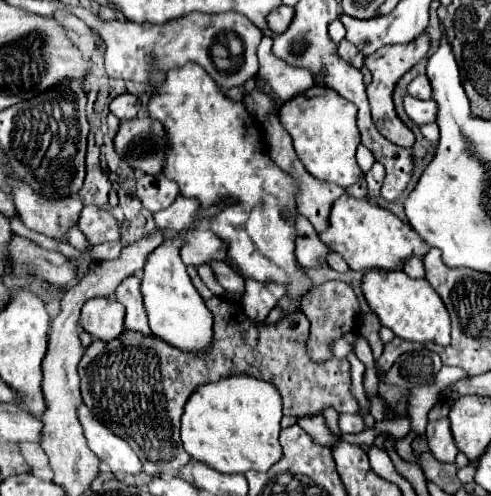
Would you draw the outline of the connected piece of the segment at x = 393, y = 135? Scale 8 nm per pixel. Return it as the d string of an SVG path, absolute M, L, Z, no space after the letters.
M426 32L421 34L416 40L410 42L410 44L396 44L396 46L386 46L386 48L380 48L376 50L372 56L368 56L368 68L372 70L372 84L368 86L368 102L370 102L370 110L372 110L372 120L378 128L378 132L390 140L392 144L396 146L402 146L402 148L410 148L414 144L414 134L406 128L406 124L396 116L394 112L394 104L392 104L392 90L396 86L396 82L420 60L426 56L428 52L428 35Z

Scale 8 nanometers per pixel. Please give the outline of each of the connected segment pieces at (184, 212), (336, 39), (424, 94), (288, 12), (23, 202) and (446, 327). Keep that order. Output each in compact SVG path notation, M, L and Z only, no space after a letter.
M180 194L176 202L172 202L172 206L154 214L156 226L164 230L172 230L172 232L182 230L188 224L192 224L192 218L198 208L200 208L200 202L196 198L186 198Z
M339 19L334 20L328 27L328 32L333 42L338 45L346 35L346 30Z
M416 76L410 84L408 84L408 94L420 100L430 100L432 96L432 86L428 82L426 76Z
M280 6L280 8L272 10L266 18L268 30L274 34L282 34L290 26L292 16L294 16L294 8L290 8L290 6Z
M16 180L16 184L12 184L12 198L22 222L28 228L50 238L56 238L68 230L68 226L78 220L78 212L84 206L76 196L58 200L42 198L32 190L32 186L22 180Z
M370 270L362 276L362 292L368 306L378 316L380 324L394 330L394 334L400 336L402 340L434 342L440 346L450 344L450 318L446 306L442 304L436 290L424 278L414 280L406 276L402 270L394 272Z

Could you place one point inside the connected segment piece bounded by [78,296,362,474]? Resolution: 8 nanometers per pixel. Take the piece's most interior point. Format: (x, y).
(137, 385)

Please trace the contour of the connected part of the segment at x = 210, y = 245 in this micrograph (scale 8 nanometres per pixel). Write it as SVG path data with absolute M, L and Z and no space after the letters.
M200 226L192 234L186 234L186 246L182 248L182 262L186 266L204 266L210 262L226 262L234 268L228 258L228 246L208 226Z

